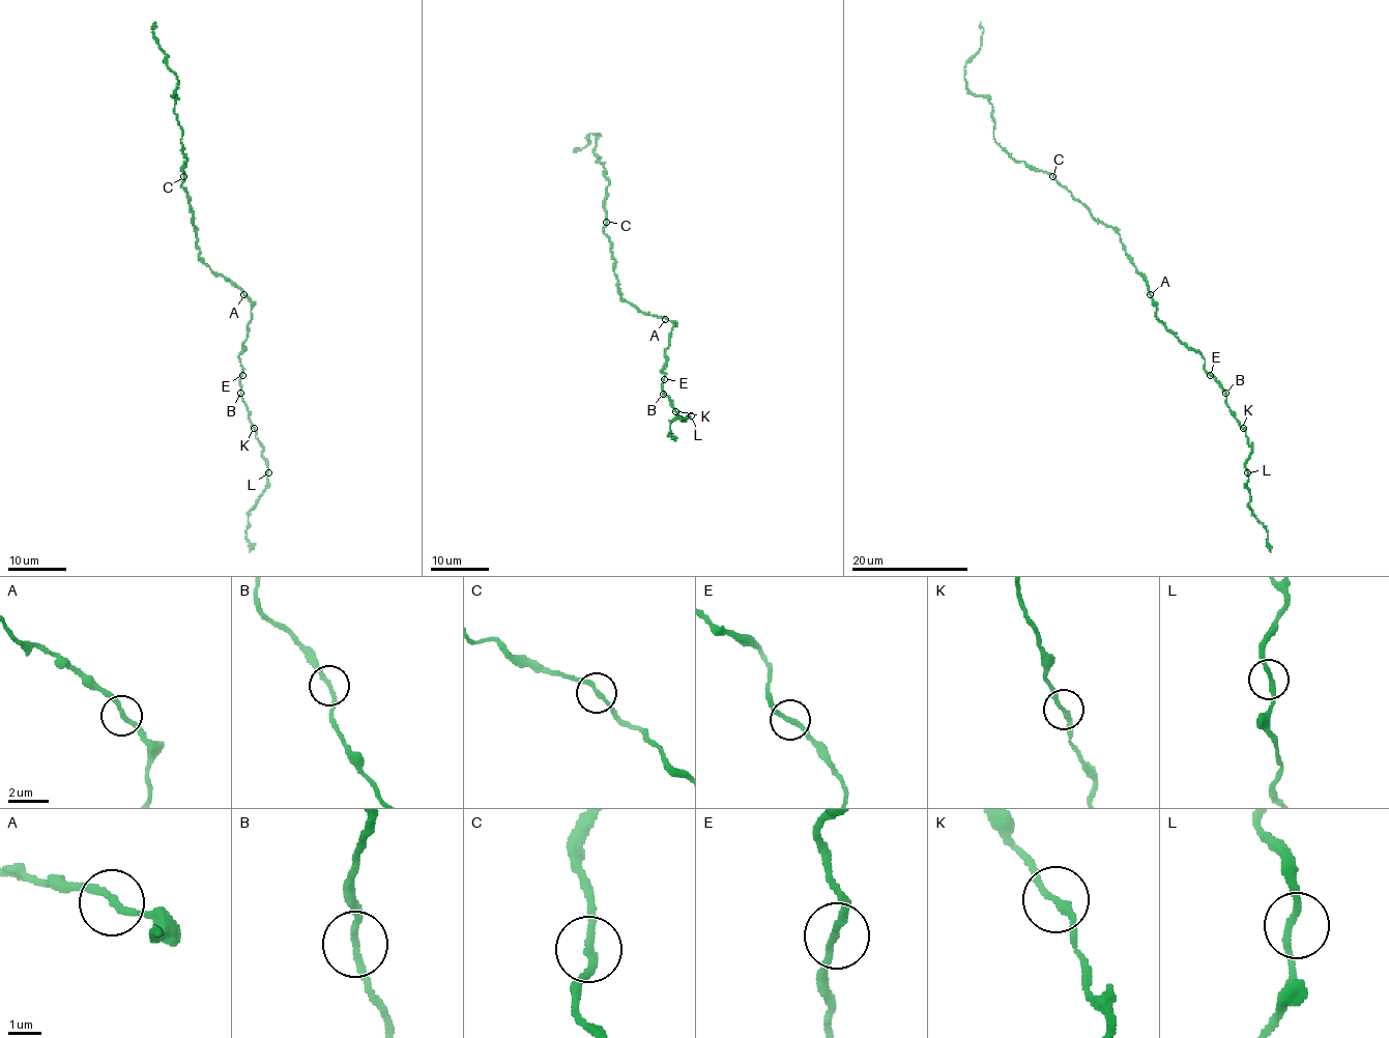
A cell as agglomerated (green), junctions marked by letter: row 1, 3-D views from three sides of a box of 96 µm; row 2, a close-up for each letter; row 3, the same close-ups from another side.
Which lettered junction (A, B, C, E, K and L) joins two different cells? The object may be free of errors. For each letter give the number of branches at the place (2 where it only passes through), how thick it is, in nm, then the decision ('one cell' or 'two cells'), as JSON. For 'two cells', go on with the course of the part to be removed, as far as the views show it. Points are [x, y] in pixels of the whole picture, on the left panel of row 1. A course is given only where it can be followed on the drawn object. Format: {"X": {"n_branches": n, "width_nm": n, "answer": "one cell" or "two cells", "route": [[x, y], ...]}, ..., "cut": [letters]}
{"A": {"n_branches": 2, "width_nm": 200, "answer": "one cell"}, "B": {"n_branches": 2, "width_nm": 200, "answer": "one cell"}, "C": {"n_branches": 2, "width_nm": 200, "answer": "one cell"}, "E": {"n_branches": 2, "width_nm": 200, "answer": "one cell"}, "K": {"n_branches": 2, "width_nm": 200, "answer": "one cell"}, "L": {"n_branches": 2, "width_nm": 200, "answer": "one cell"}, "cut": []}

